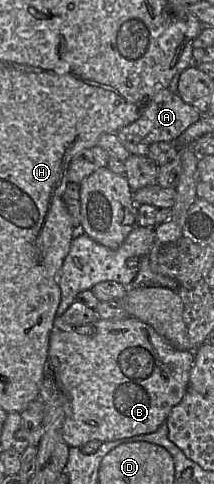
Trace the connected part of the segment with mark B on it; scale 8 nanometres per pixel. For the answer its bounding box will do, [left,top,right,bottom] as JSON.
[47,317,195,448]

